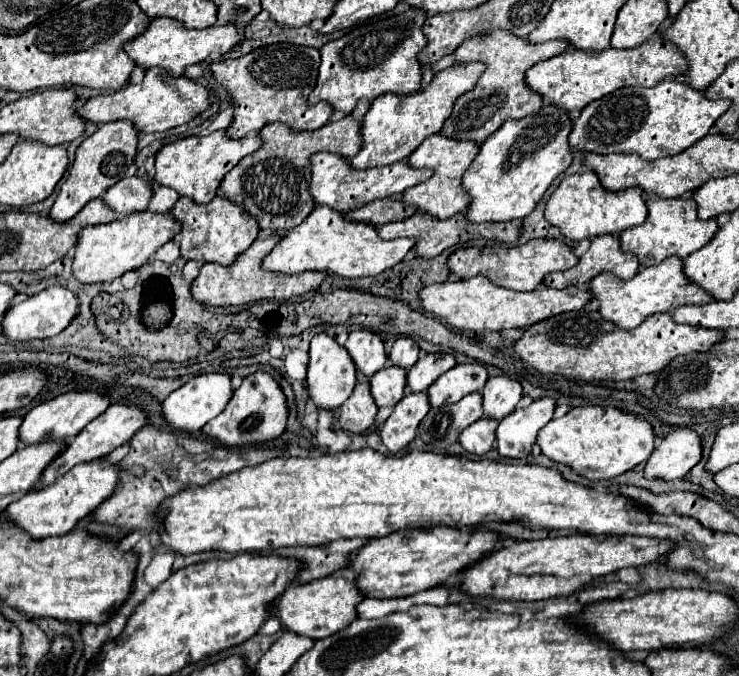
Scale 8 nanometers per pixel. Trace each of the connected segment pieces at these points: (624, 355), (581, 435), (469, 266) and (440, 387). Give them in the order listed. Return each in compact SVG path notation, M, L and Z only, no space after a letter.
M598 311L560 313L530 325L514 343L514 353L542 375L558 375L570 381L626 381L644 373L658 373L674 357L708 351L720 341L722 331L674 323L670 313L650 315L634 331L618 329L604 321Z
M582 405L544 425L538 433L538 447L542 455L556 463L570 465L578 475L590 481L604 481L644 463L654 449L654 433L652 425L638 415L628 415L614 407Z
M530 239L528 243L516 245L516 247L456 249L448 257L450 273L458 275L460 279L470 279L470 277L476 277L476 275L484 275L492 283L496 283L500 287L506 287L506 289L512 289L512 291L534 291L548 273L570 269L576 263L578 263L578 259L574 257L572 249L566 243L554 241L554 239Z
M464 363L454 365L442 377L438 377L430 389L428 399L432 407L440 407L446 403L458 403L458 399L468 393L480 393L486 383L486 367L482 363Z

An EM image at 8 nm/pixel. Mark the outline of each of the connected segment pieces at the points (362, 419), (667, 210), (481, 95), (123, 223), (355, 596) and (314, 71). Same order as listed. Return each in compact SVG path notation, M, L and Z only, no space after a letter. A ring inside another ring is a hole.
M358 381L354 393L340 407L340 427L350 433L366 433L376 417L376 403L370 395L370 387L364 381Z
M648 195L646 203L648 203L648 219L642 225L626 229L620 235L622 251L634 253L640 261L640 267L658 265L670 255L676 255L678 259L686 259L688 255L702 249L714 237L714 233L718 229L714 219L698 221L696 203L688 197L662 199L662 197L656 197L656 195Z
M498 29L482 39L468 39L466 43L462 43L454 51L454 65L480 61L486 65L486 69L480 75L474 91L464 93L456 99L454 109L444 121L440 135L456 141L474 141L482 145L498 127L502 127L502 123L506 123L506 119L524 119L528 115L534 115L534 111L540 111L542 97L524 85L524 73L528 67L562 53L566 47L566 41L546 41L540 45L530 45L520 37Z
M152 211L132 213L106 225L86 227L78 233L78 243L74 247L72 275L84 285L108 283L116 277L122 277L128 271L140 269L144 263L150 261L150 257L158 251L158 247L170 241L178 231L180 231L180 225L170 213L158 215Z
M342 575L324 577L324 579L314 579L312 583L304 583L304 585L294 585L294 583L288 585L288 589L280 595L280 599L268 607L268 615L270 617L276 615L282 627L296 635L322 639L350 625L356 619L356 605L362 599L364 597L362 593L358 593L358 587L354 585L354 581L348 581Z
M290 43L264 45L250 51L238 59L226 59L210 65L214 79L228 91L234 107L234 117L226 129L226 137L242 139L246 135L258 135L266 123L280 121L292 131L318 129L322 127L334 109L328 103L318 103L314 107L306 105L310 91L316 85L320 67L320 53L312 47L300 47Z

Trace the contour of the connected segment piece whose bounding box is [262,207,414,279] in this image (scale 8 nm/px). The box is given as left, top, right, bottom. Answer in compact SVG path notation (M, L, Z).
M314 207L314 211L294 229L280 237L276 247L262 261L262 269L274 273L304 273L304 271L326 271L346 279L378 275L396 263L412 249L414 239L382 241L372 225L350 223L330 207Z

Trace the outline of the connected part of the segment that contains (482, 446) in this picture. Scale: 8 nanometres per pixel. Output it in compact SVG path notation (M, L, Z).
M478 419L476 423L472 423L470 427L466 427L460 435L460 445L464 447L466 453L470 455L486 455L496 439L496 427L498 423L494 419Z

